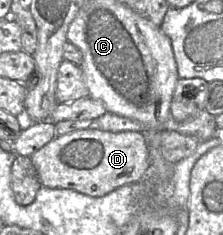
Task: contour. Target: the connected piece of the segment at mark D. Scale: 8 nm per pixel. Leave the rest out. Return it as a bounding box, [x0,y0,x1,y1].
[30,129,149,197]

